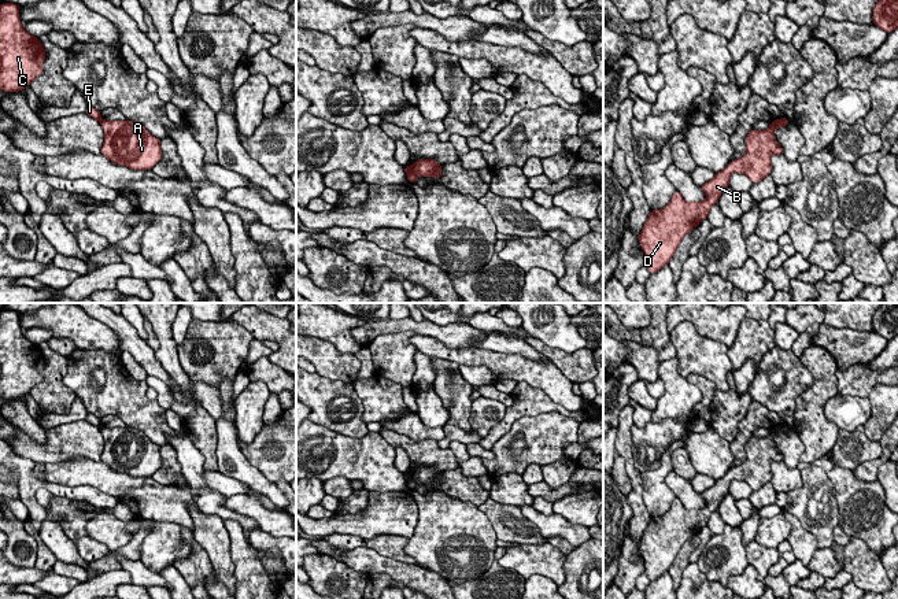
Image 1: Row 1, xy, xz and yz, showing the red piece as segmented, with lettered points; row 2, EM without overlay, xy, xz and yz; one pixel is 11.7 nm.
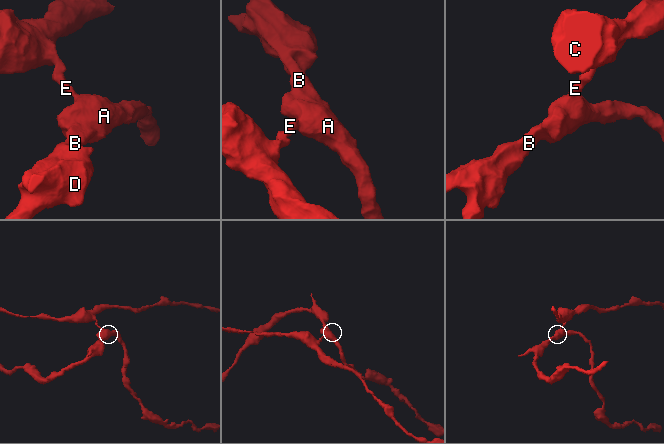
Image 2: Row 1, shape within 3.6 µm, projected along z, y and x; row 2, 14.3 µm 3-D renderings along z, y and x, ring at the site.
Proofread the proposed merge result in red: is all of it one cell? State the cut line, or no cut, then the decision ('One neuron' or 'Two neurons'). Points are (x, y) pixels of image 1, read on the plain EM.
Split along xy (103, 426), (100, 429). Two neurons

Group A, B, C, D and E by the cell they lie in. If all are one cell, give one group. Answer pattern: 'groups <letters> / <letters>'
groups A B D / C E

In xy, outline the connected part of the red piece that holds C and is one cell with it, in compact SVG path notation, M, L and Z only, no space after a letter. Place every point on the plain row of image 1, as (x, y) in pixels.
M0 311L0 398L18 399L43 381L45 355L22 334L19 313Z

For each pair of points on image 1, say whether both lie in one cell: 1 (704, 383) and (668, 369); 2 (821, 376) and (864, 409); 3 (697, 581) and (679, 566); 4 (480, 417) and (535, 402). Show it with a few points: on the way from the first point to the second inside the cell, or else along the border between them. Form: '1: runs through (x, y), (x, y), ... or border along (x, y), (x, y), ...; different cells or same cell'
1: border along (686, 379), (701, 392), (694, 410); different cells
2: border along (836, 392), (824, 407), (824, 416), (836, 426); different cells
3: border along (688, 562), (679, 584); different cells
4: border along (507, 407), (503, 417), (486, 436); different cells

